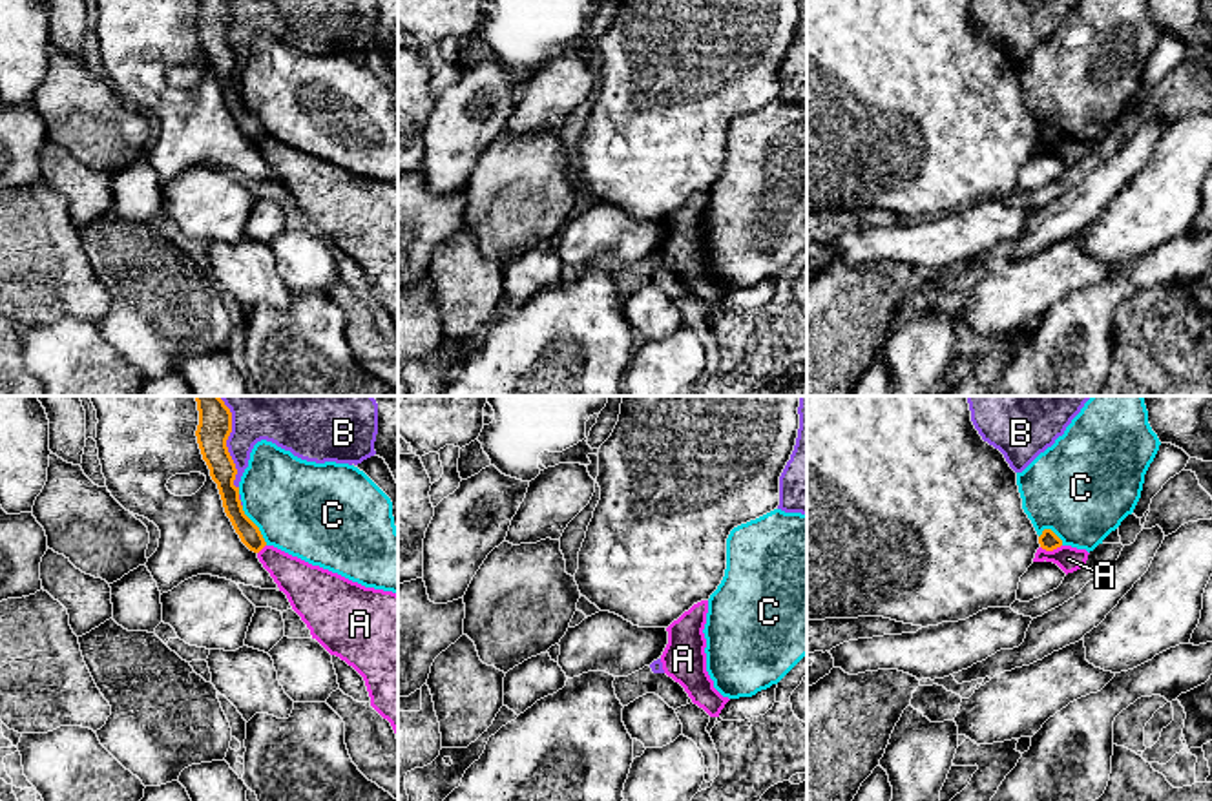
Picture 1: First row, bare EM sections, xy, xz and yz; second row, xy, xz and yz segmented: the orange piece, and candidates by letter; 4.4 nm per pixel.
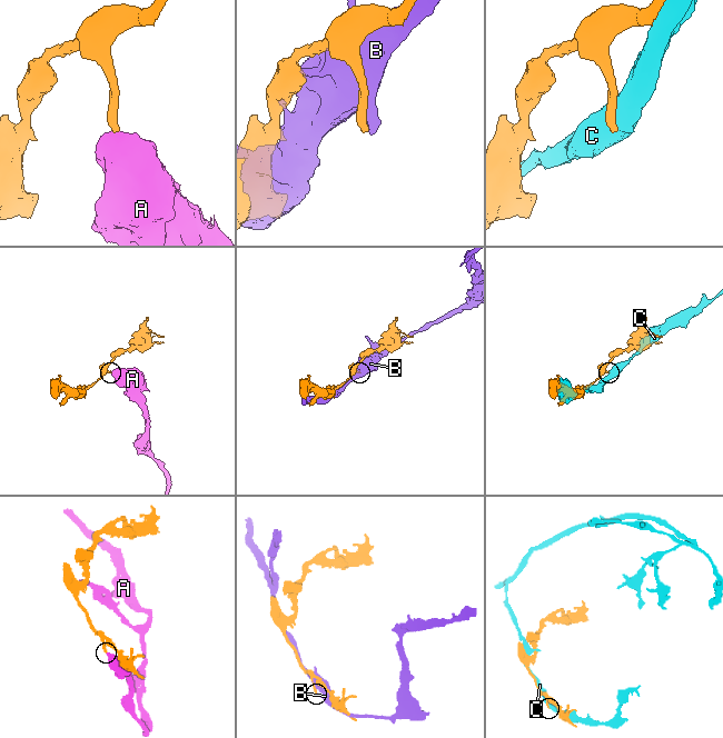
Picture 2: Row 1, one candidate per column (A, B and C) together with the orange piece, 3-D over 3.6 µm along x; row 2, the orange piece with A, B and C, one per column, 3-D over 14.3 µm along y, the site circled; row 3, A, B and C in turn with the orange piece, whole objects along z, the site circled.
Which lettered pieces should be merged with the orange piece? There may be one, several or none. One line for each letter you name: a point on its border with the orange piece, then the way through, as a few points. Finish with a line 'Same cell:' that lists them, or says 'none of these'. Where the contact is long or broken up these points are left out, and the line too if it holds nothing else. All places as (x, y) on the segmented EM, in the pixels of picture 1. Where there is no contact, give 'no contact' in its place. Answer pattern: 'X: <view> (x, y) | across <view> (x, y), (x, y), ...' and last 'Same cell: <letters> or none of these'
Same cell: none of these

